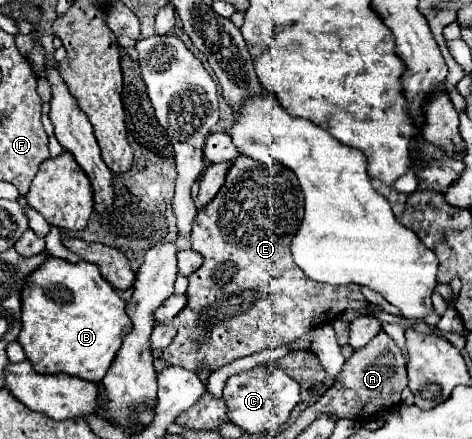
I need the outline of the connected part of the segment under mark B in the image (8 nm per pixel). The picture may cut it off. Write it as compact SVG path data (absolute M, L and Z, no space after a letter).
M46 256L46 260L26 278L26 286L20 294L20 304L22 330L18 334L18 342L38 374L70 374L88 382L100 382L108 372L116 352L120 350L122 334L132 328L130 318L124 310L126 302L112 286L108 286L108 282L104 282L100 270L96 270L96 266L90 262L72 264Z

